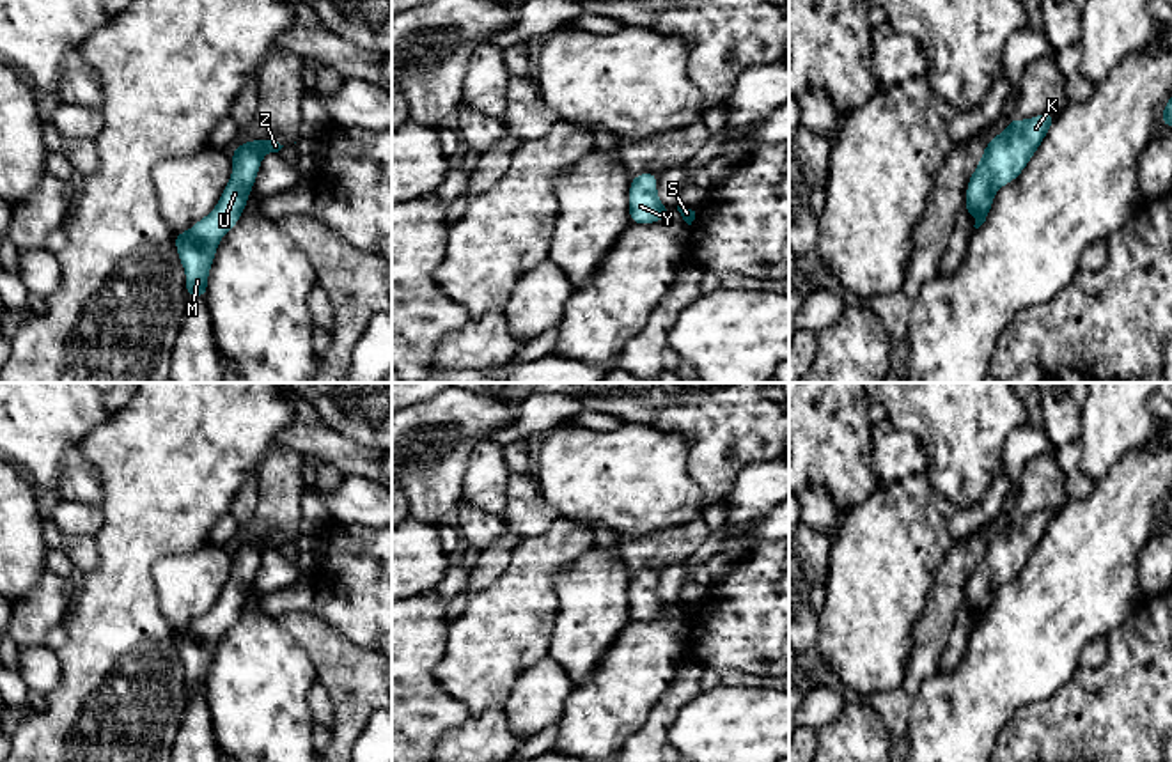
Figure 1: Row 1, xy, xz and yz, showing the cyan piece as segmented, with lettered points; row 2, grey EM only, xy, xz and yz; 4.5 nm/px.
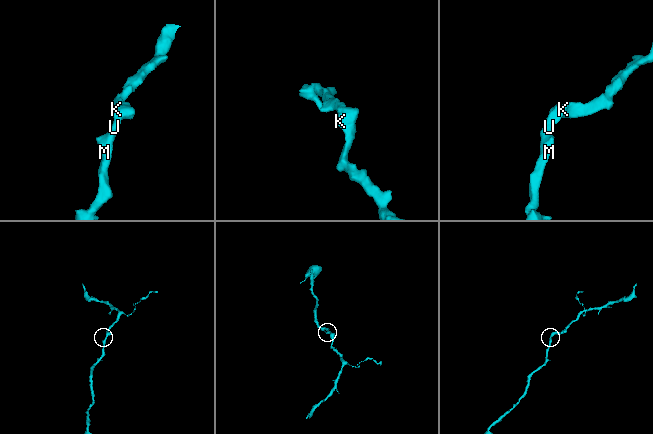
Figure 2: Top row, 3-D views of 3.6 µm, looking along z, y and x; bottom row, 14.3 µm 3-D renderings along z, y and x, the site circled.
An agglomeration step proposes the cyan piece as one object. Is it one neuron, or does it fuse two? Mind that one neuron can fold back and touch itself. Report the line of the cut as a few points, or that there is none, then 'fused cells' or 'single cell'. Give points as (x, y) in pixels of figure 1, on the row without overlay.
no cut | single cell

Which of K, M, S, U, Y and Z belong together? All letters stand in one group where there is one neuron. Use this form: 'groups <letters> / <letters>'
groups K M S U Y Z

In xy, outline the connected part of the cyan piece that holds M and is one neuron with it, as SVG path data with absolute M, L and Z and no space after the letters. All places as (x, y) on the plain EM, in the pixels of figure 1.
M248 537L232 544L232 572L216 604L184 631L174 629L179 657L186 668L186 695L207 693L207 672L218 638L239 618L261 565L261 555L278 549L277 537Z

